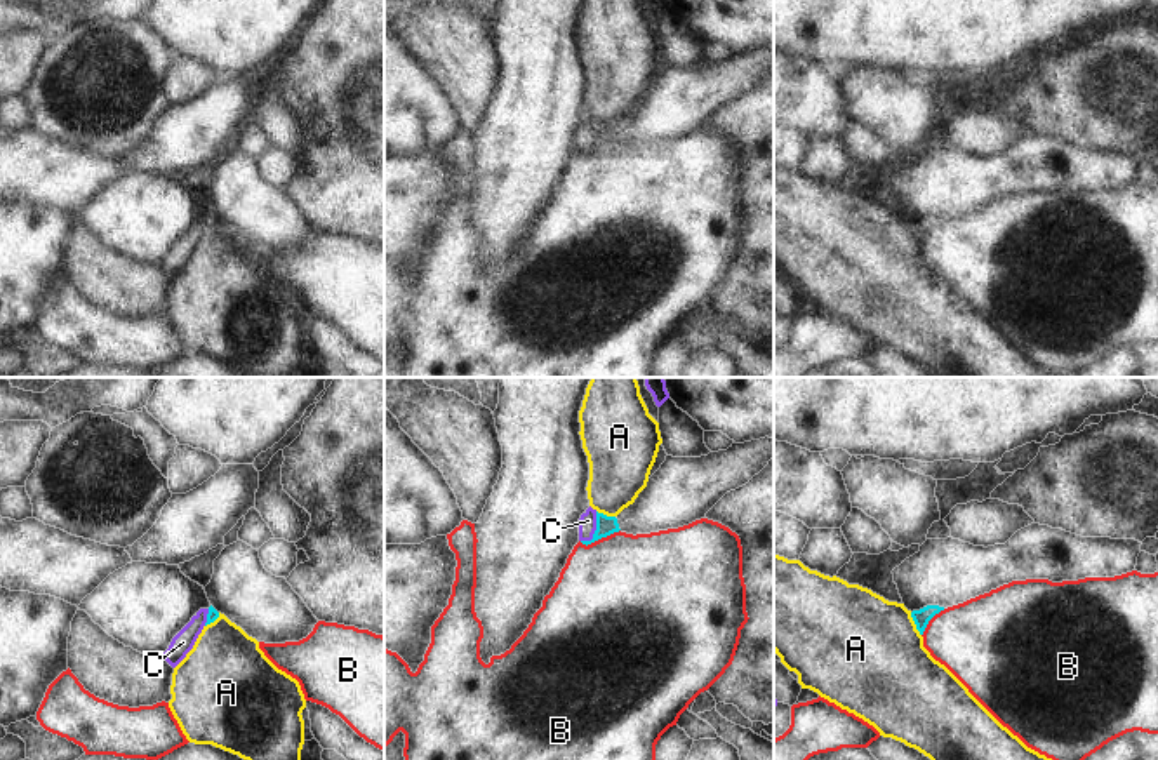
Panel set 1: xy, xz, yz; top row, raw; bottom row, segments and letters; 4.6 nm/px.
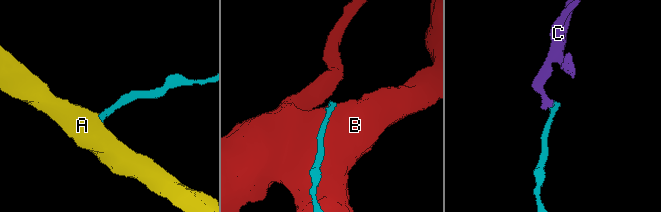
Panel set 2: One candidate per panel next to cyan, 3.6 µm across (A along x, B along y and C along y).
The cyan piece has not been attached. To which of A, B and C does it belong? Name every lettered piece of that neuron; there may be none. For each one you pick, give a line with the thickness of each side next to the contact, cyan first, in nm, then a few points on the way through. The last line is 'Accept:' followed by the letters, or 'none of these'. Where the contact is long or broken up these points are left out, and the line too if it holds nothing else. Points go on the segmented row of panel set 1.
C: calibres 90 and 80 nm; way xz (605, 526), (595, 531), (588, 520)
Accept: C

